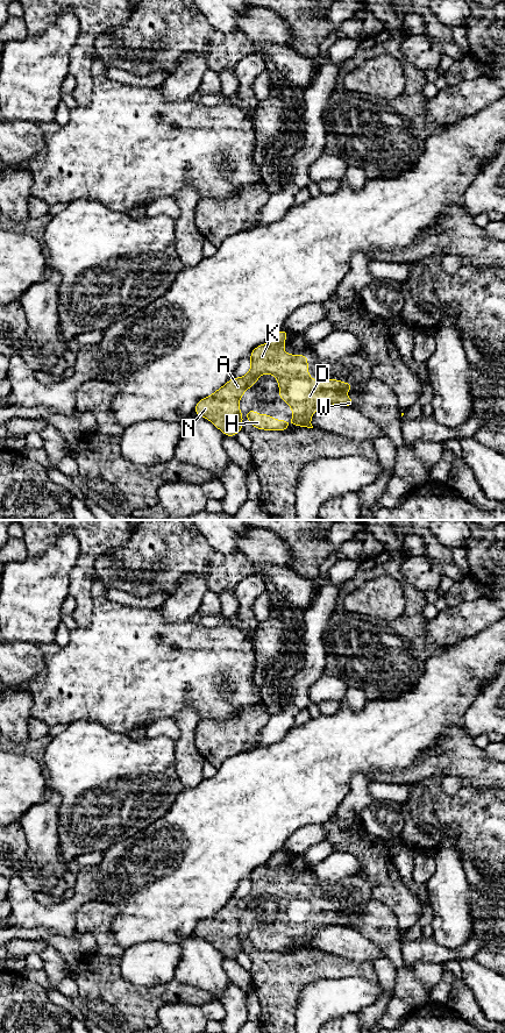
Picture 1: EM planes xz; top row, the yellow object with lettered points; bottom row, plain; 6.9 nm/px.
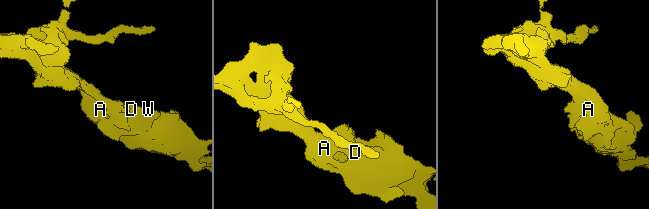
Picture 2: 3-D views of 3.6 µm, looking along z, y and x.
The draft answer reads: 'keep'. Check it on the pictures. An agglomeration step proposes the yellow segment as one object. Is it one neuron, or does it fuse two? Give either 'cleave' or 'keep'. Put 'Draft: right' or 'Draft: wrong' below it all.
keep
Draft: right

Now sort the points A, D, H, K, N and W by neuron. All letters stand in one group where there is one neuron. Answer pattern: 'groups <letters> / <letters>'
groups A D H K N W

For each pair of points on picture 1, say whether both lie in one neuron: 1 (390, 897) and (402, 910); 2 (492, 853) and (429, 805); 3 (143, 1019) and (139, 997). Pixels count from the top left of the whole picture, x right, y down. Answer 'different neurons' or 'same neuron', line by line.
1: same neuron
2: same neuron
3: same neuron

